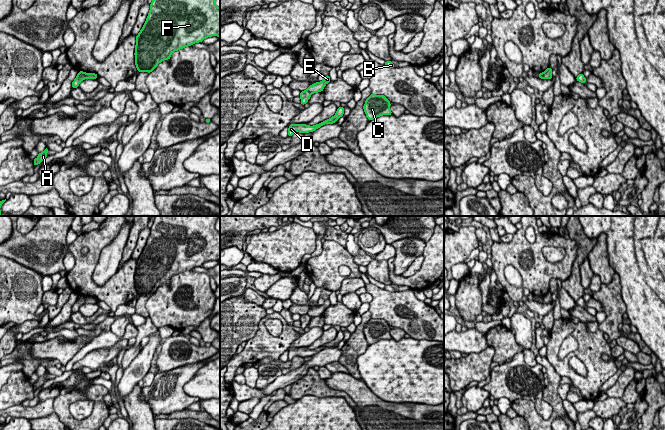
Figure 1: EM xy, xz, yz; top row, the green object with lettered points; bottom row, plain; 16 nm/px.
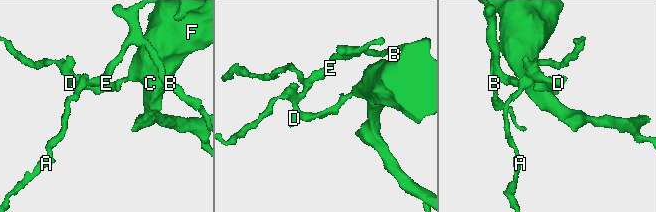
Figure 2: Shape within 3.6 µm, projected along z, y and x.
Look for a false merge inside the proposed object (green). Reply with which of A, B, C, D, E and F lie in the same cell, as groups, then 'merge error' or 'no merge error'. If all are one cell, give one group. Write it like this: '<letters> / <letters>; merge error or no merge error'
A C D F / B E; merge error

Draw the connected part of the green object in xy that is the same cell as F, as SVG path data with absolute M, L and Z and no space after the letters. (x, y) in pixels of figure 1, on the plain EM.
M155 216L147 243L136 260L135 289L138 296L151 297L163 284L169 284L173 276L202 266L211 260L220 261L220 231L216 230L219 216Z

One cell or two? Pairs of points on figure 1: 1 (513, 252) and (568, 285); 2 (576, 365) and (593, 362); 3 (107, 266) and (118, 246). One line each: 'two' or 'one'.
1: two
2: two
3: one

